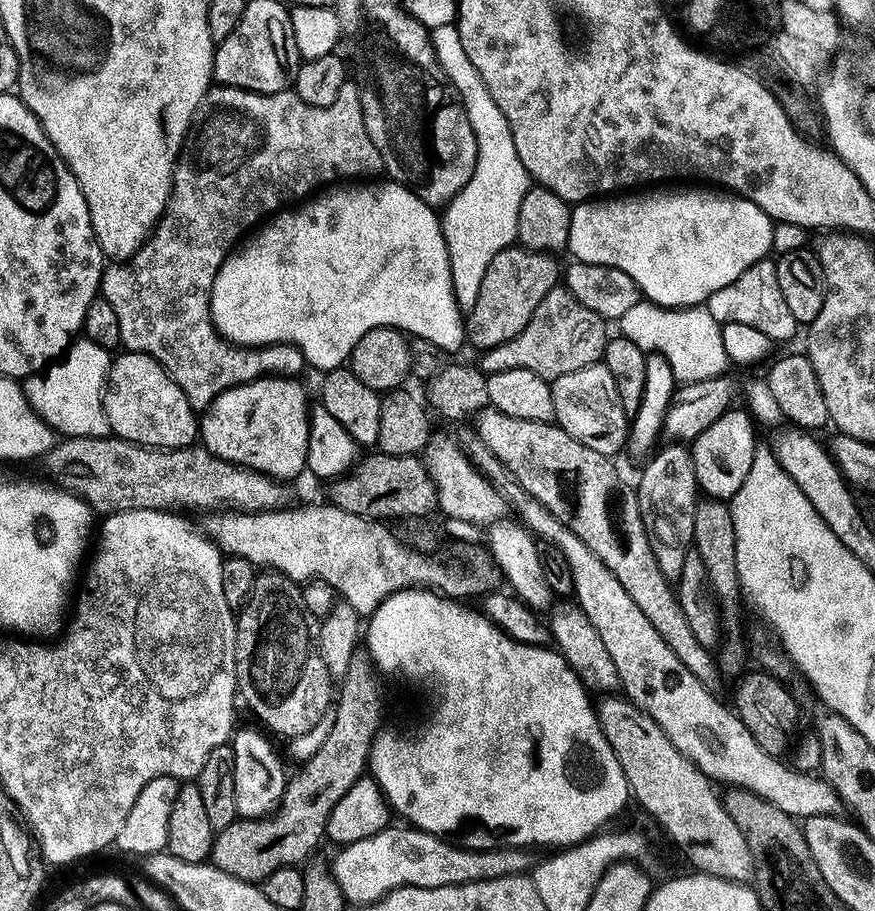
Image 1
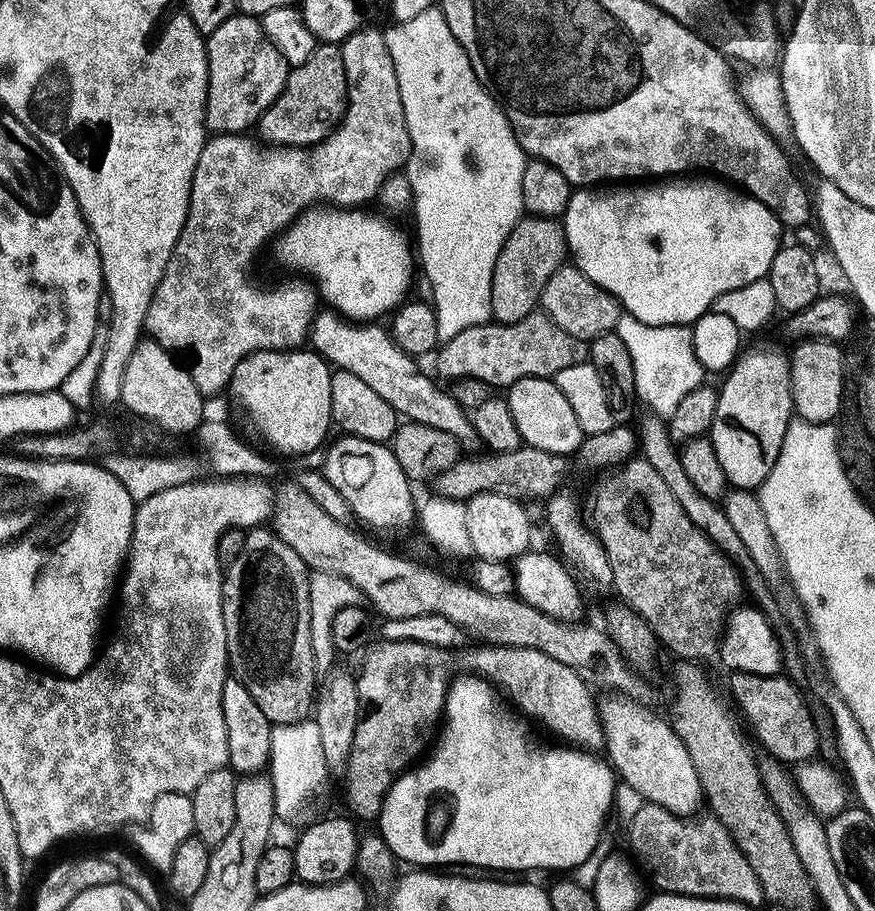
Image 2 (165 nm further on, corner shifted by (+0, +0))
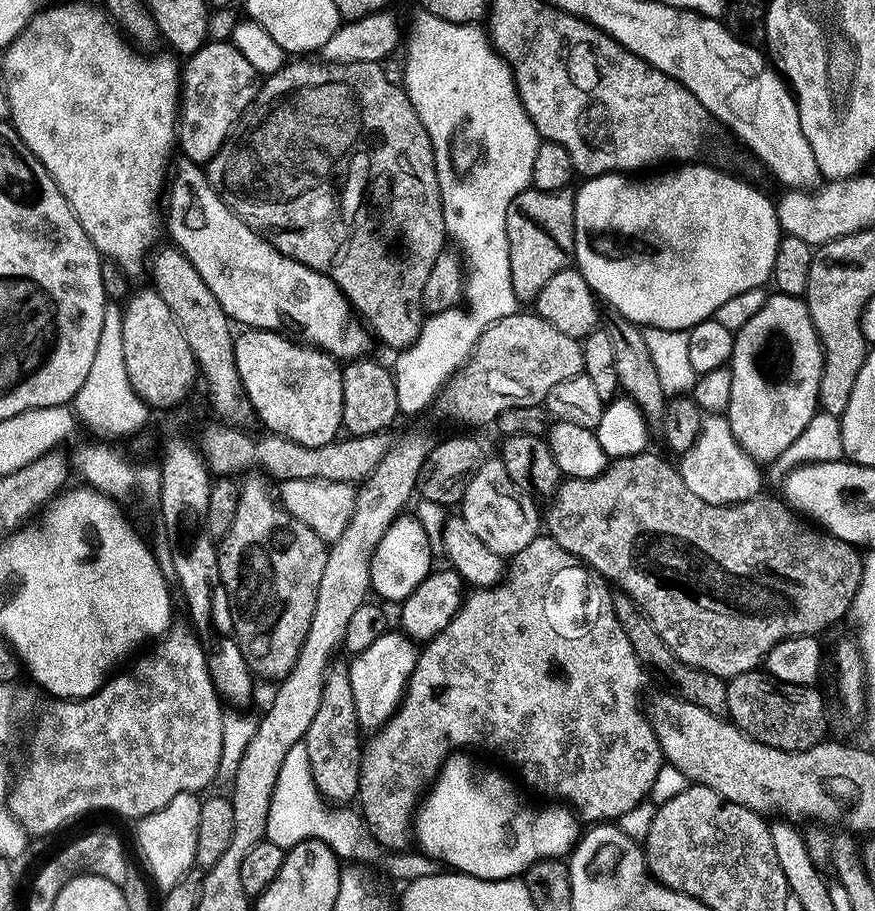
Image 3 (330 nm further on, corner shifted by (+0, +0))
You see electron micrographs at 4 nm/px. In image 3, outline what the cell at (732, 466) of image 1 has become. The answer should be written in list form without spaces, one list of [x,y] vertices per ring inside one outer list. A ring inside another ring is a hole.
[[[781,292],[769,295],[762,310],[758,310],[758,314],[754,314],[754,318],[746,322],[746,326],[735,332],[730,361],[730,402],[726,415],[734,438],[740,443],[744,453],[757,464],[767,466],[771,460],[779,461],[786,446],[790,446],[790,442],[794,442],[794,438],[798,438],[798,434],[806,430],[810,418],[816,416],[823,365],[824,351],[814,330],[814,322],[810,322],[808,305],[801,297],[787,296]]]

